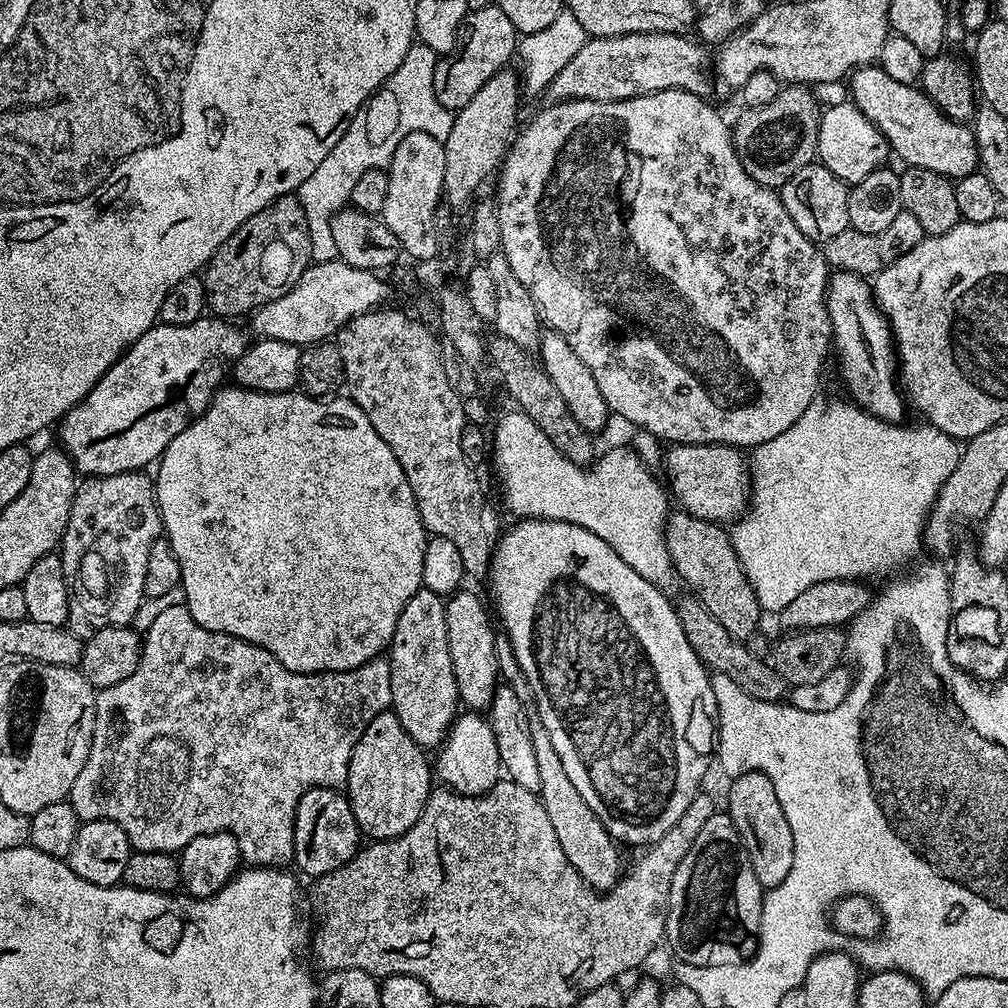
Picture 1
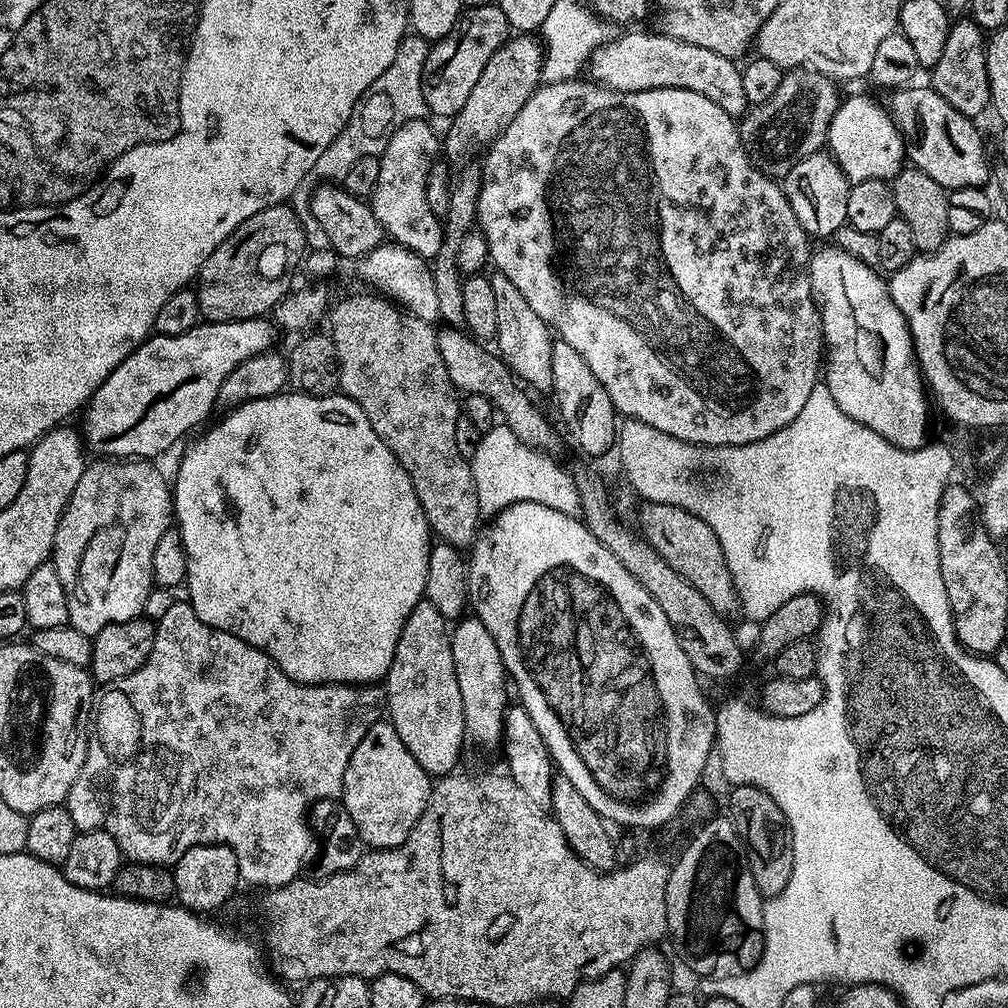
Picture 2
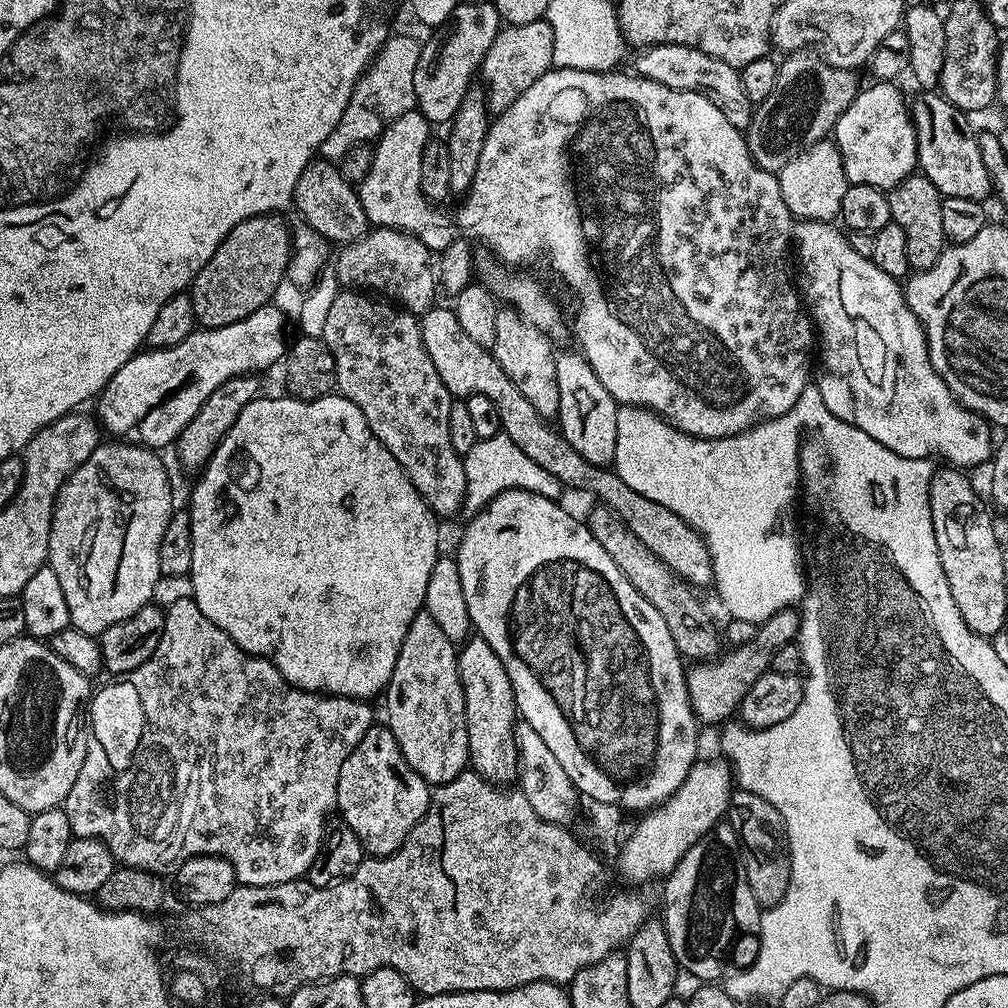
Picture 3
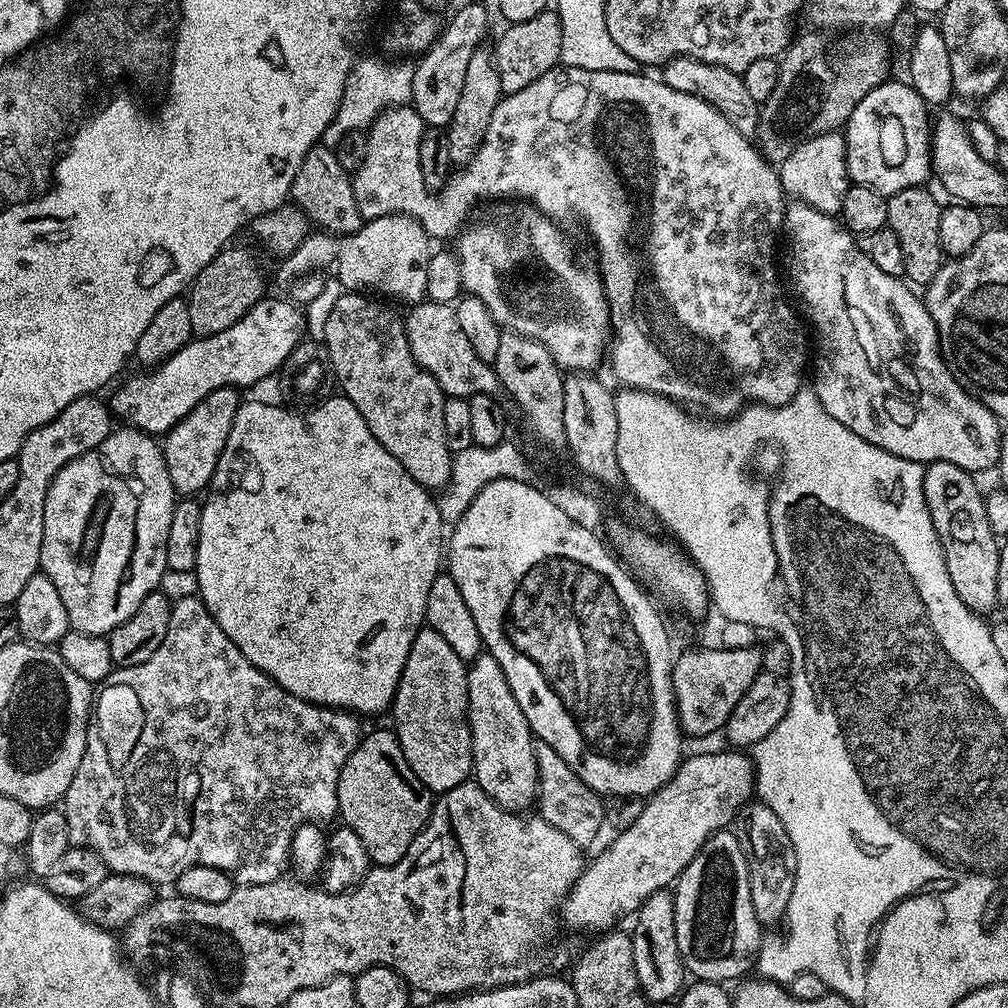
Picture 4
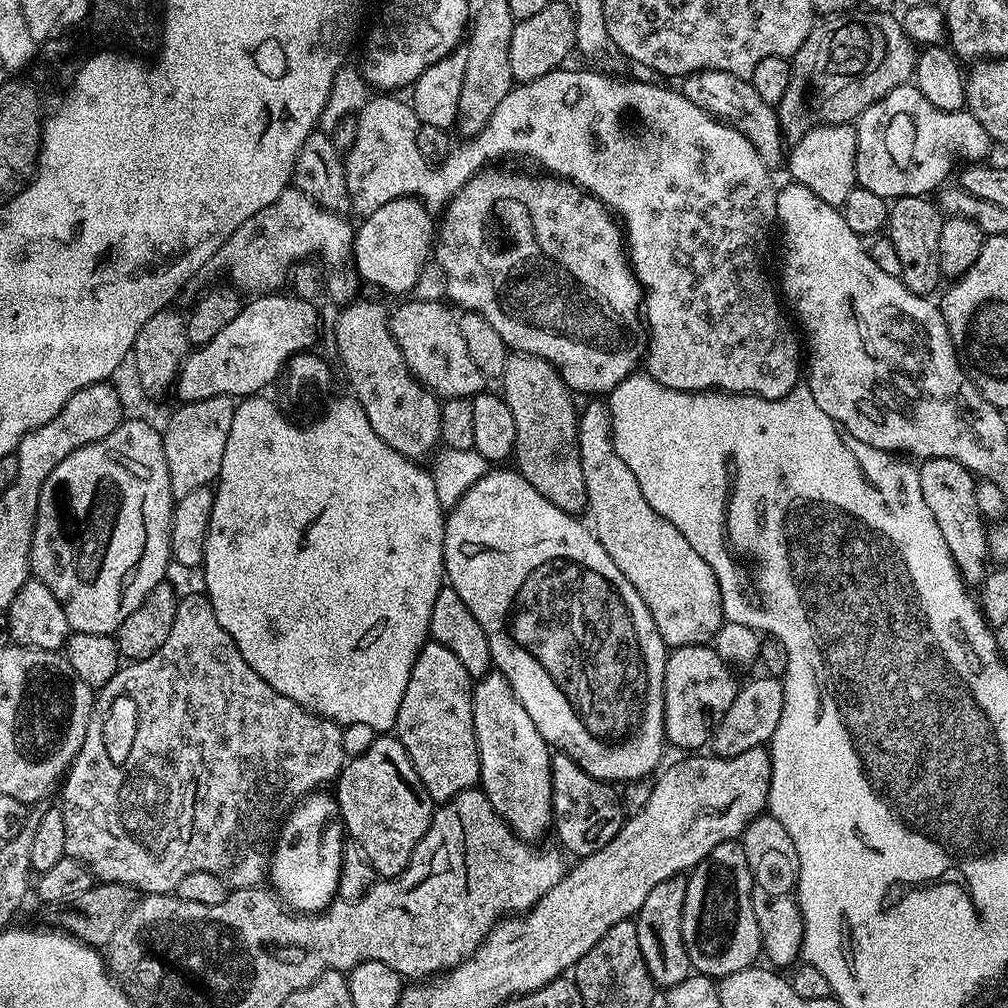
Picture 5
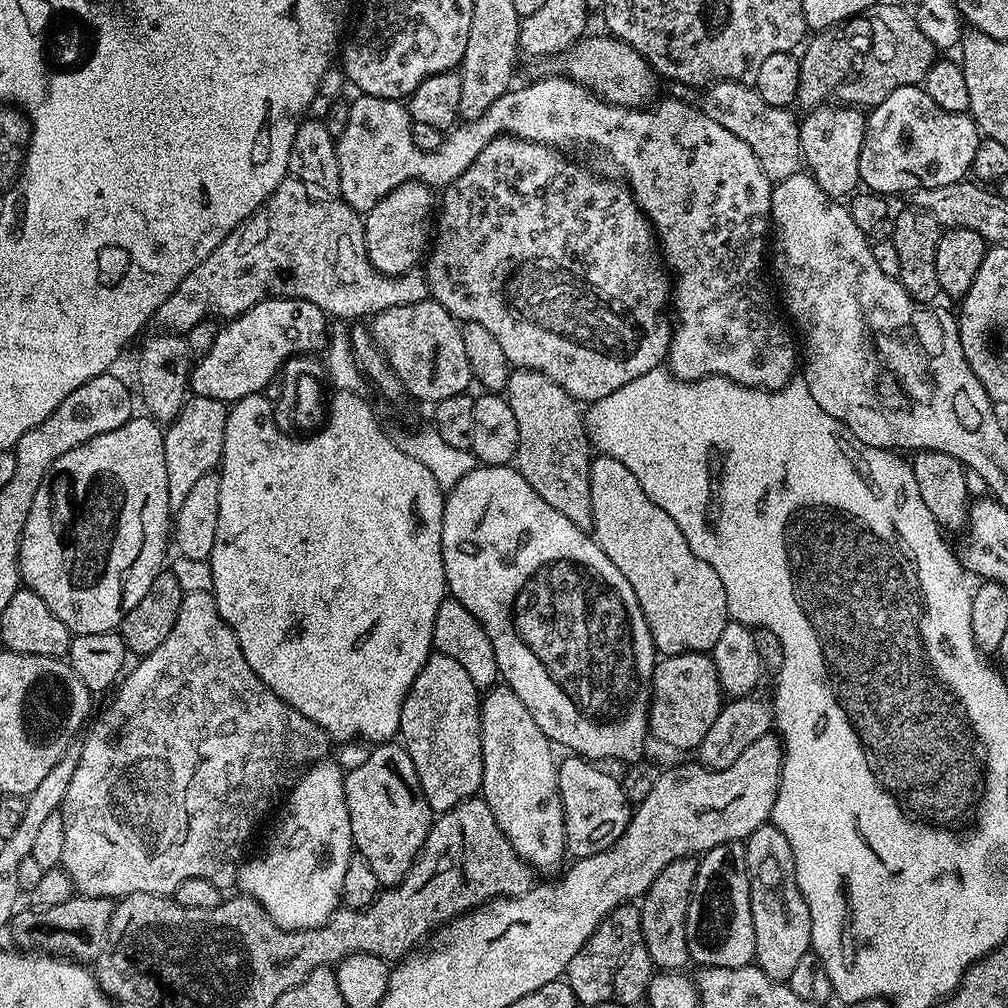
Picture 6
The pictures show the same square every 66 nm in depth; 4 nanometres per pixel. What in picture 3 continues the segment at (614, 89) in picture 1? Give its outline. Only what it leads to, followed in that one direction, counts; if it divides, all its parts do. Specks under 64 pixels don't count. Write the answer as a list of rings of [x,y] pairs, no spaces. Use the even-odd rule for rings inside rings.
[[[659,44],[653,48],[645,48],[637,51],[635,75],[643,76],[646,80],[653,80],[667,88],[673,88],[679,92],[697,92],[702,94],[726,118],[735,128],[747,129],[752,121],[754,106],[750,98],[746,98],[746,90],[742,90],[742,78],[734,66],[714,58],[697,48],[690,46],[678,46],[677,44]]]

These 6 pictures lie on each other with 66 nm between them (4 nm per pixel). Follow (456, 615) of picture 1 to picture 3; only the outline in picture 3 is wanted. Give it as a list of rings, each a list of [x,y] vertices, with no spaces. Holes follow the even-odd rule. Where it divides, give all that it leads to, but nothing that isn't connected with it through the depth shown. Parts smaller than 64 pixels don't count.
[[[475,634],[463,641],[458,648],[458,674],[462,678],[462,694],[466,698],[466,730],[468,731],[468,758],[471,767],[483,780],[494,784],[508,786],[517,779],[520,771],[518,746],[516,745],[516,726],[518,713],[514,686],[510,686],[510,674],[506,674],[506,666],[502,666],[502,658],[490,650],[490,642]]]

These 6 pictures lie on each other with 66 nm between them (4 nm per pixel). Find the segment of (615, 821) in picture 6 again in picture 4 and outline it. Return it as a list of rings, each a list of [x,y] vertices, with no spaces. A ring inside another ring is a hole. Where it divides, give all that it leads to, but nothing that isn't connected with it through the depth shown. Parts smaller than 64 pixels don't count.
[[[541,740],[535,741],[536,761],[538,762],[538,786],[536,787],[535,803],[538,805],[538,815],[554,830],[562,830],[566,838],[570,838],[575,844],[587,846],[596,840],[600,827],[604,824],[604,804],[599,792],[595,792],[562,758],[550,745]]]

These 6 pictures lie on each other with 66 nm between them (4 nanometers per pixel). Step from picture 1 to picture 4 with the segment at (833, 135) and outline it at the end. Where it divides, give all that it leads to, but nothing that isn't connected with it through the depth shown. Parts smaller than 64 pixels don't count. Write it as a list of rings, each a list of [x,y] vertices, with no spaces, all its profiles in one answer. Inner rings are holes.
[[[903,79],[881,82],[850,114],[843,135],[848,146],[848,179],[852,184],[870,186],[884,196],[898,190],[927,185],[932,171],[932,124],[929,105]]]

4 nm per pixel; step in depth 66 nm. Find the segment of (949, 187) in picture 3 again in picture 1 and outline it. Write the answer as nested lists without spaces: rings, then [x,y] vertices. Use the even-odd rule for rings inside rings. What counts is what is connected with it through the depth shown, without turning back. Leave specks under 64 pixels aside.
[[[879,66],[857,68],[851,73],[852,96],[855,104],[886,138],[891,155],[910,168],[934,170],[955,182],[977,171],[980,159],[974,134],[967,123],[952,120],[916,84],[894,82]]]

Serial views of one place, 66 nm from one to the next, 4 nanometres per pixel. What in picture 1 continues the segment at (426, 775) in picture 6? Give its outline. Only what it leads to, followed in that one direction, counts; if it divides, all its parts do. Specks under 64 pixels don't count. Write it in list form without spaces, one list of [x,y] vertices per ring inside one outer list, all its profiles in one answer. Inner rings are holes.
[[[421,586],[414,594],[414,598],[406,602],[398,618],[398,626],[394,626],[392,643],[386,649],[386,659],[390,666],[391,711],[396,713],[398,722],[402,722],[406,734],[410,734],[410,738],[414,738],[414,742],[418,742],[418,746],[425,750],[439,749],[440,745],[447,740],[460,704],[458,686],[454,682],[454,662],[450,662],[450,638],[446,638],[445,603],[445,597]]]

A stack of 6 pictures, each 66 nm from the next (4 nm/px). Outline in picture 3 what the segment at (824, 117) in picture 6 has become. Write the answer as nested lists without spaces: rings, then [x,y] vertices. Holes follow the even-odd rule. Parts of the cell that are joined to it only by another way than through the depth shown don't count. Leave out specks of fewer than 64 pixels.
[[[831,139],[819,140],[816,144],[811,144],[805,152],[799,152],[793,160],[786,162],[786,166],[782,166],[778,175],[782,198],[797,221],[832,222],[839,217],[842,198],[846,194],[849,183],[840,152]]]

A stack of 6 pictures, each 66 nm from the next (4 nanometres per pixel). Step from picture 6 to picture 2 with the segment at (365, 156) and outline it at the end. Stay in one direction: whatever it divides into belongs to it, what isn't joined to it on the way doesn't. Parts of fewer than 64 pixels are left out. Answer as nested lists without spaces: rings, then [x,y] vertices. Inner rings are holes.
[[[580,78],[558,81],[556,84],[545,83],[537,88],[535,94],[526,102],[526,106],[522,106],[522,110],[518,110],[518,114],[514,114],[514,122],[510,122],[510,126],[506,126],[506,130],[502,130],[487,152],[488,161],[483,161],[482,164],[483,184],[477,202],[475,223],[488,242],[491,267],[495,271],[501,272],[506,278],[510,278],[510,282],[514,282],[514,286],[518,286],[518,290],[522,290],[522,298],[526,298],[526,302],[530,302],[534,314],[538,314],[538,318],[546,321],[549,329],[559,339],[570,342],[570,346],[574,346],[574,350],[578,350],[578,354],[582,354],[586,366],[590,366],[594,378],[598,378],[598,382],[602,382],[606,394],[610,394],[610,402],[616,407],[617,413],[621,417],[646,422],[646,426],[654,426],[654,430],[662,430],[662,434],[670,434],[682,442],[698,444],[705,448],[733,448],[750,442],[758,442],[762,438],[782,430],[782,426],[786,426],[790,422],[794,422],[794,418],[798,418],[802,406],[806,406],[806,398],[810,398],[810,390],[814,390],[818,377],[821,375],[822,353],[825,351],[822,322],[816,309],[816,303],[812,301],[812,291],[810,290],[808,261],[812,258],[813,249],[808,248],[810,237],[798,222],[798,218],[794,218],[794,210],[790,210],[790,202],[786,198],[783,187],[773,177],[765,176],[753,166],[740,141],[740,129],[737,121],[730,114],[726,114],[726,110],[722,110],[722,106],[710,102],[710,98],[702,98],[702,94],[694,94],[694,90],[685,88],[615,92],[612,88],[603,88],[601,84],[585,82]],[[427,119],[411,120],[406,122],[406,126],[402,126],[397,130],[394,138],[390,138],[386,150],[379,157],[381,170],[379,171],[378,182],[373,188],[370,203],[372,205],[372,213],[376,215],[385,233],[395,243],[409,248],[410,251],[416,252],[422,257],[433,258],[438,254],[443,244],[444,226],[442,220],[435,217],[430,212],[430,207],[427,206],[426,186],[428,173],[438,156],[436,151],[438,153],[441,151],[442,144],[438,136],[436,140],[436,132],[428,123]]]

